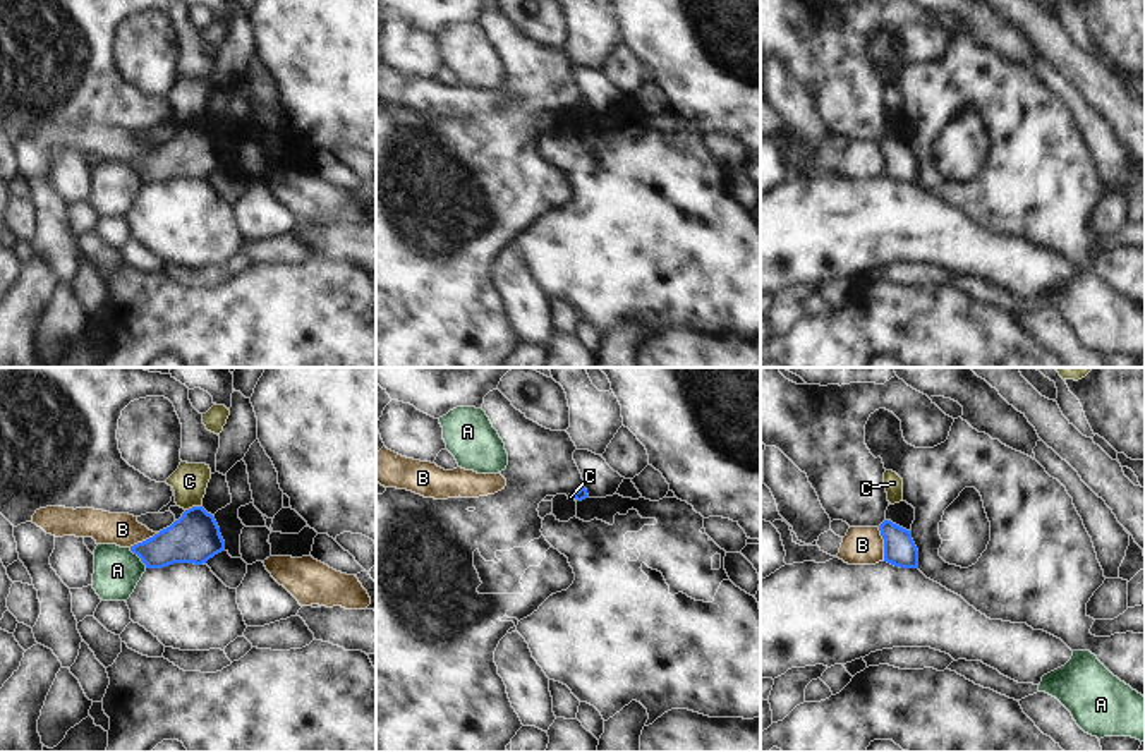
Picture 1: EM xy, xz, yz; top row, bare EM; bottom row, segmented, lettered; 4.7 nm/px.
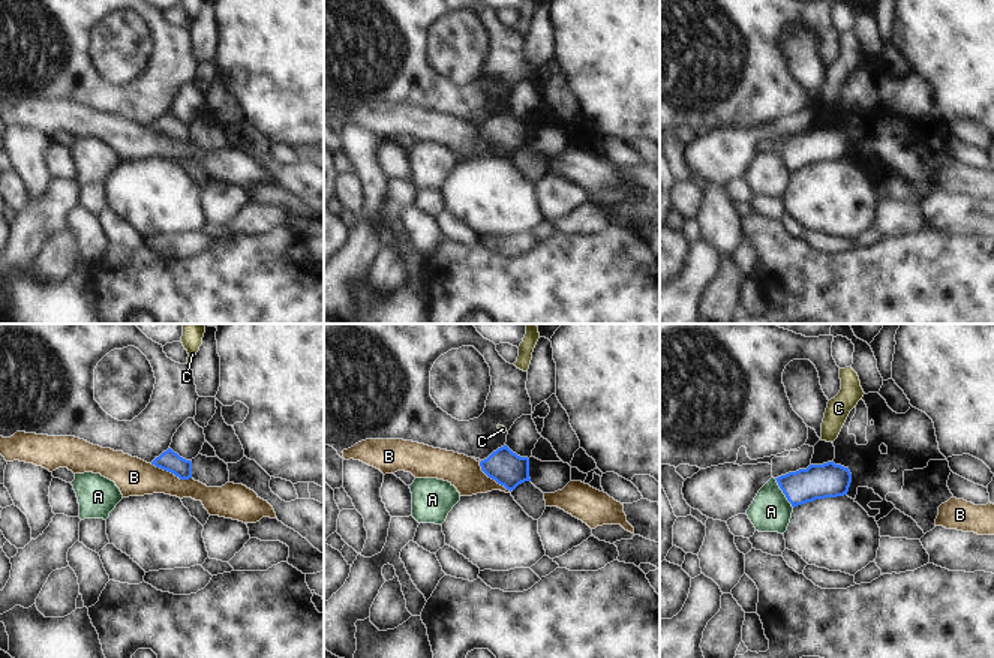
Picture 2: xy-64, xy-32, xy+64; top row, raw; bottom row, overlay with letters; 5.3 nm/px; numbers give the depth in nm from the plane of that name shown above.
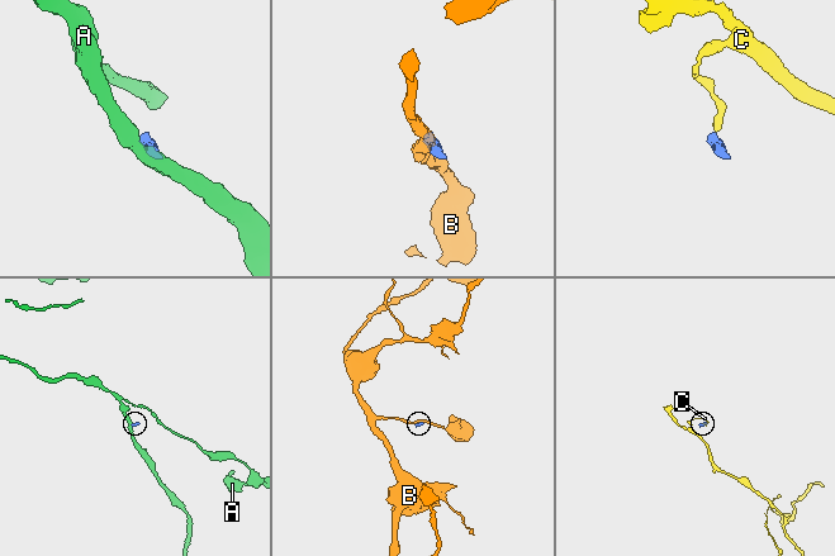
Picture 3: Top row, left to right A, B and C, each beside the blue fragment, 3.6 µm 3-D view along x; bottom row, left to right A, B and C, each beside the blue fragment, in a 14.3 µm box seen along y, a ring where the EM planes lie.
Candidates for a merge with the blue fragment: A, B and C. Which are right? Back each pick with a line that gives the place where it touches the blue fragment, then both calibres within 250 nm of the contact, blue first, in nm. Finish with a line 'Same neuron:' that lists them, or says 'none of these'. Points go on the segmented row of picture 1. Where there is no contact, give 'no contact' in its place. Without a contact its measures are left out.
Same neuron: none of these

